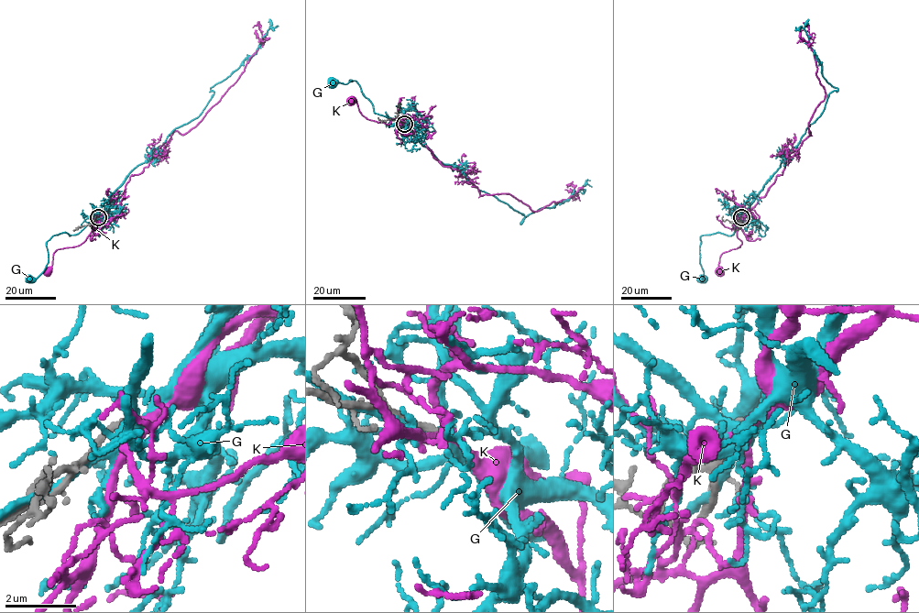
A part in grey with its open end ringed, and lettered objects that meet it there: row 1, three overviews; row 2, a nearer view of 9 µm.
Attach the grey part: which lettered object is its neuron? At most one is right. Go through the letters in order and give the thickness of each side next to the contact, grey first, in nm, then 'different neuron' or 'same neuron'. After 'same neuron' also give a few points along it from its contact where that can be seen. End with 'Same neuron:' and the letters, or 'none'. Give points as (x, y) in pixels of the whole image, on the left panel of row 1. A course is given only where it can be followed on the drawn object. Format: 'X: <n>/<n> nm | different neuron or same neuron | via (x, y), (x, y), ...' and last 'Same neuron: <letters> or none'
G: 220/280 nm | different neuron
K: 220/200 nm | same neuron | via (98, 217), (96, 226), (81, 244), (54, 253), (52, 265), (47, 271)
Same neuron: K

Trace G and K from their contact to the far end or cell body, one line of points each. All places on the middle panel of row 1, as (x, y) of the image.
G: (404, 123), (376, 114), (355, 81), (332, 84)
K: (404, 123), (395, 118), (388, 124), (366, 119), (355, 100), (350, 100)

